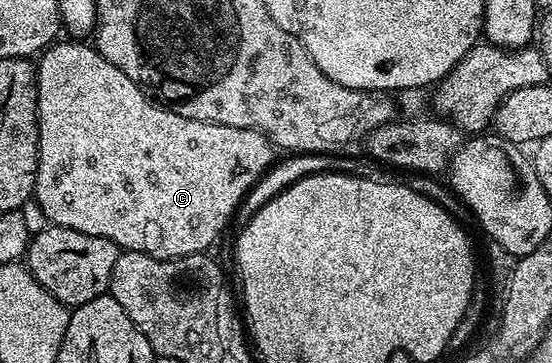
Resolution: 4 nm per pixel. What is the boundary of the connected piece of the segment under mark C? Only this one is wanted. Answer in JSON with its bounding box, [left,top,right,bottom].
[33,41,276,259]

